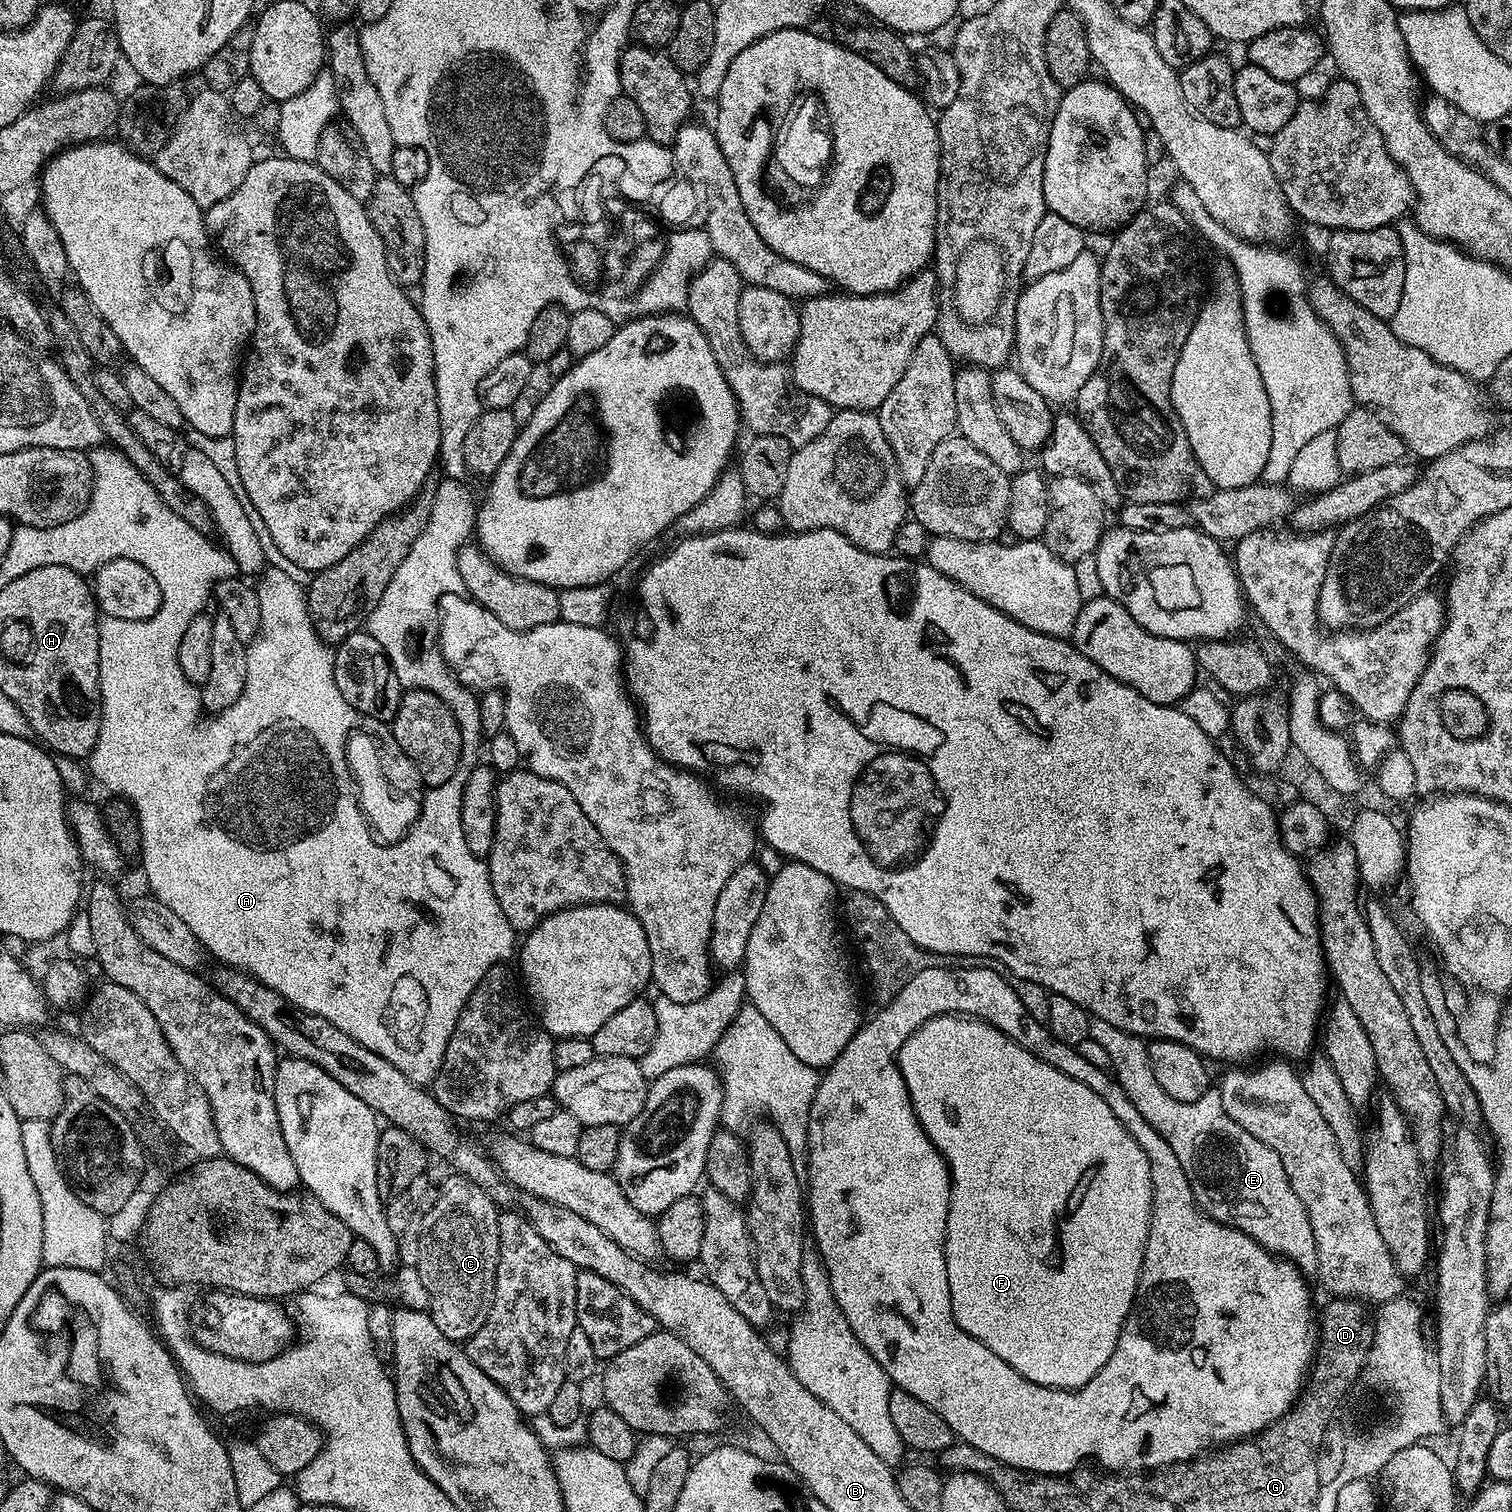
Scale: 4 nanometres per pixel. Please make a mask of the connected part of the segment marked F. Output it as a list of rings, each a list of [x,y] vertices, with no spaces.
[[[941,1014],[930,1018],[925,1024],[918,1026],[918,1030],[914,1030],[914,1034],[910,1034],[910,1038],[906,1038],[906,1042],[900,1043],[900,1051],[896,1053],[896,1067],[899,1068],[904,1079],[908,1097],[912,1100],[912,1109],[918,1118],[919,1128],[930,1138],[933,1148],[937,1148],[944,1155],[944,1161],[947,1162],[948,1170],[952,1174],[952,1188],[948,1191],[944,1253],[946,1254],[946,1278],[950,1282],[950,1306],[956,1325],[966,1334],[973,1336],[982,1346],[986,1346],[988,1351],[996,1355],[996,1359],[1002,1361],[1004,1365],[1014,1366],[1014,1370],[1018,1370],[1018,1374],[1022,1374],[1022,1378],[1026,1378],[1038,1386],[1046,1386],[1051,1390],[1061,1388],[1075,1390],[1086,1386],[1086,1382],[1090,1382],[1090,1378],[1094,1378],[1094,1374],[1098,1374],[1098,1370],[1102,1370],[1106,1366],[1106,1362],[1110,1362],[1110,1354],[1114,1354],[1114,1346],[1118,1346],[1122,1326],[1128,1315],[1134,1311],[1134,1305],[1138,1300],[1140,1271],[1144,1261],[1148,1227],[1152,1221],[1150,1162],[1146,1158],[1146,1154],[1142,1154],[1142,1146],[1138,1146],[1138,1142],[1134,1142],[1134,1138],[1126,1130],[1126,1126],[1122,1126],[1122,1122],[1118,1122],[1118,1118],[1114,1118],[1114,1110],[1110,1110],[1108,1103],[1102,1098],[1098,1098],[1098,1094],[1094,1094],[1094,1090],[1090,1090],[1090,1086],[1082,1086],[1082,1082],[1074,1082],[1074,1078],[1070,1078],[1070,1074],[1062,1074],[1062,1070],[1054,1070],[1054,1066],[1050,1066],[1050,1062],[1042,1062],[1042,1058],[1030,1054],[1028,1048],[1022,1047],[1019,1040],[1008,1036],[1001,1028],[984,1018],[961,1018],[956,1014]]]

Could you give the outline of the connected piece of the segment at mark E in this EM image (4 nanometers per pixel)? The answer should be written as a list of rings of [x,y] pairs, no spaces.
[[[1092,1018],[1088,1021],[1088,1034],[1091,1040],[1098,1042],[1110,1054],[1111,1075],[1126,1090],[1126,1098],[1138,1106],[1142,1118],[1154,1126],[1157,1136],[1174,1150],[1174,1154],[1186,1170],[1186,1178],[1190,1182],[1190,1190],[1196,1199],[1196,1205],[1212,1220],[1246,1233],[1254,1242],[1258,1242],[1267,1252],[1292,1261],[1301,1272],[1312,1274],[1316,1271],[1316,1247],[1314,1246],[1314,1230],[1310,1230],[1310,1218],[1306,1214],[1306,1206],[1298,1202],[1298,1194],[1294,1194],[1294,1186],[1290,1186],[1290,1178],[1286,1178],[1286,1170],[1282,1170],[1282,1158],[1266,1146],[1266,1142],[1258,1142],[1254,1134],[1246,1134],[1226,1110],[1222,1110],[1222,1098],[1219,1091],[1209,1090],[1198,1098],[1198,1102],[1178,1102],[1158,1086],[1154,1079],[1154,1070],[1150,1070],[1148,1046],[1143,1036],[1135,1036],[1126,1030],[1118,1030],[1118,1026],[1110,1026],[1110,1022]]]

